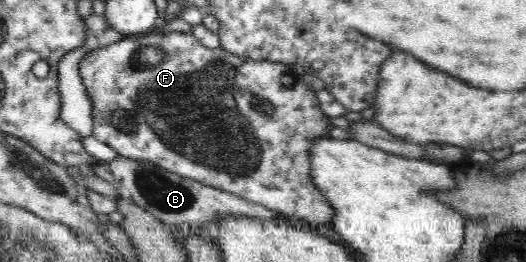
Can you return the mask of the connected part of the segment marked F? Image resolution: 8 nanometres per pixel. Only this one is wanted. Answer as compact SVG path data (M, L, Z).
M139 33L125 36L125 40L119 40L109 46L88 52L81 60L80 73L92 104L93 128L90 135L114 148L122 157L152 162L154 165L159 165L181 177L195 179L204 185L228 191L251 202L263 204L271 210L281 212L284 217L295 216L295 220L305 218L308 224L323 224L323 228L326 228L331 224L331 216L333 216L333 224L335 224L335 210L327 202L325 195L313 184L310 175L311 159L307 150L311 140L317 136L327 136L327 128L331 128L327 122L327 115L319 108L316 96L313 96L313 92L303 84L303 81L297 80L292 87L281 82L283 74L289 72L287 64L271 62L270 59L253 58L247 62L247 60L243 60L243 57L245 55L234 54L233 51L226 50L225 47L207 47L191 34L141 36Z

